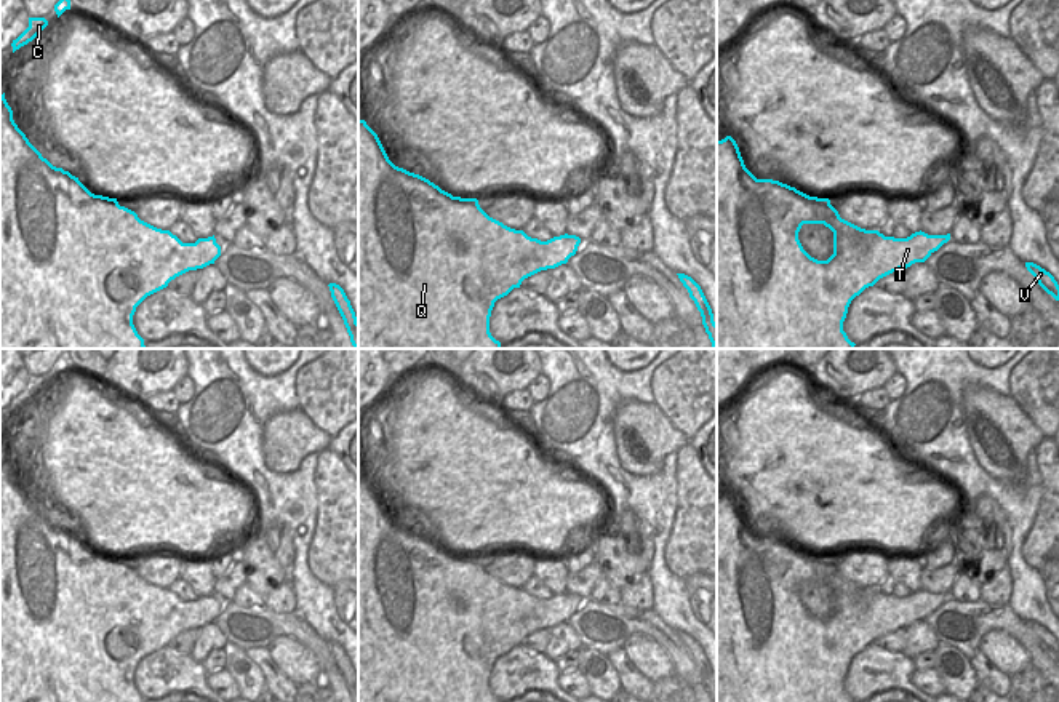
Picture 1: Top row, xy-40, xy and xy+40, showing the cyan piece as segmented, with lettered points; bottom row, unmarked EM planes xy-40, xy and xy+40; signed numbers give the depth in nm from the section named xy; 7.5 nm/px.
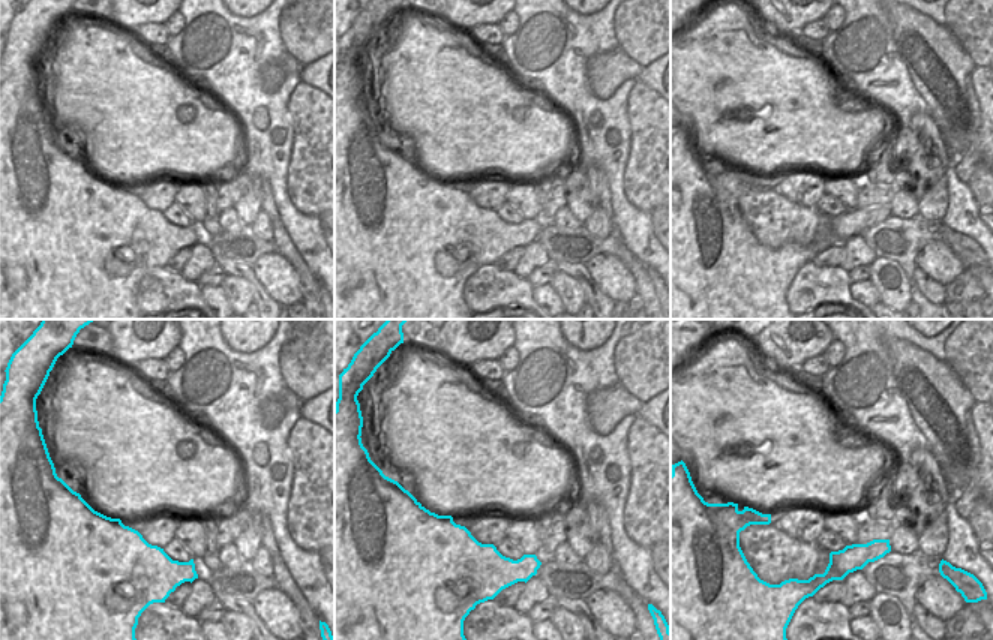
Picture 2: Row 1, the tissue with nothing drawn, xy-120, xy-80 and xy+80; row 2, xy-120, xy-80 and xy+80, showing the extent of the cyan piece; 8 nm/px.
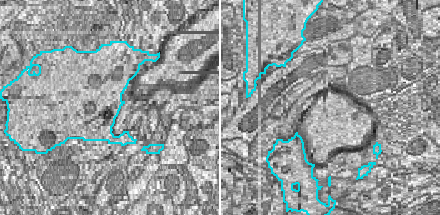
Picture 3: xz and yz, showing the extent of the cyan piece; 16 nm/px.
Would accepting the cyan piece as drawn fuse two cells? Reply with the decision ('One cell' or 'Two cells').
Two cells

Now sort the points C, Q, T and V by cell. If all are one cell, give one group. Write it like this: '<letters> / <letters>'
C Q T / V

